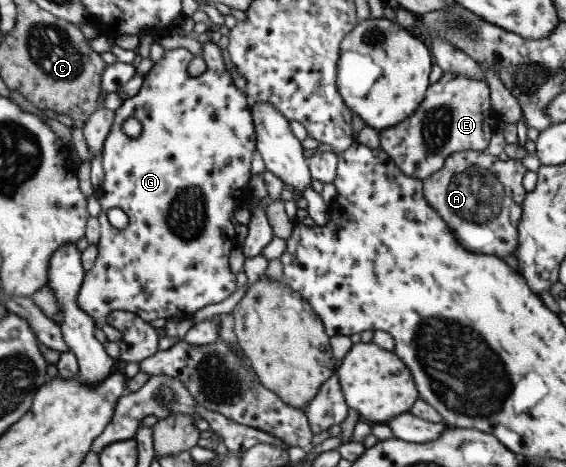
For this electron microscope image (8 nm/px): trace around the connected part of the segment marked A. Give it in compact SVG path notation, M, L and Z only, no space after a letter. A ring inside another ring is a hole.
M459 151L447 156L443 167L423 180L429 206L441 215L465 249L478 254L513 255L518 243L518 223L528 192L523 188L527 167L521 160L502 161L483 151Z

